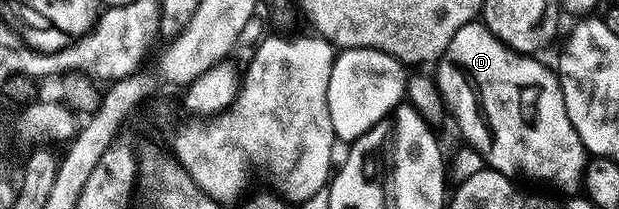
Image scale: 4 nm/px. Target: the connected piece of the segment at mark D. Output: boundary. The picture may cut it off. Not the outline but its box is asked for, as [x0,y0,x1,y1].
[436,19,588,191]

